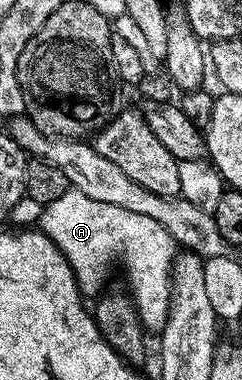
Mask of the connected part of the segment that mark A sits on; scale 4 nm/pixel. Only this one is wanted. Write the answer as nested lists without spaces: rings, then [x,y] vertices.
[[[78,189],[65,192],[40,212],[41,232],[63,251],[84,296],[95,297],[104,290],[110,263],[121,257],[141,325],[153,335],[159,335],[165,329],[172,298],[173,263],[179,246],[161,223],[137,211],[102,203]]]

